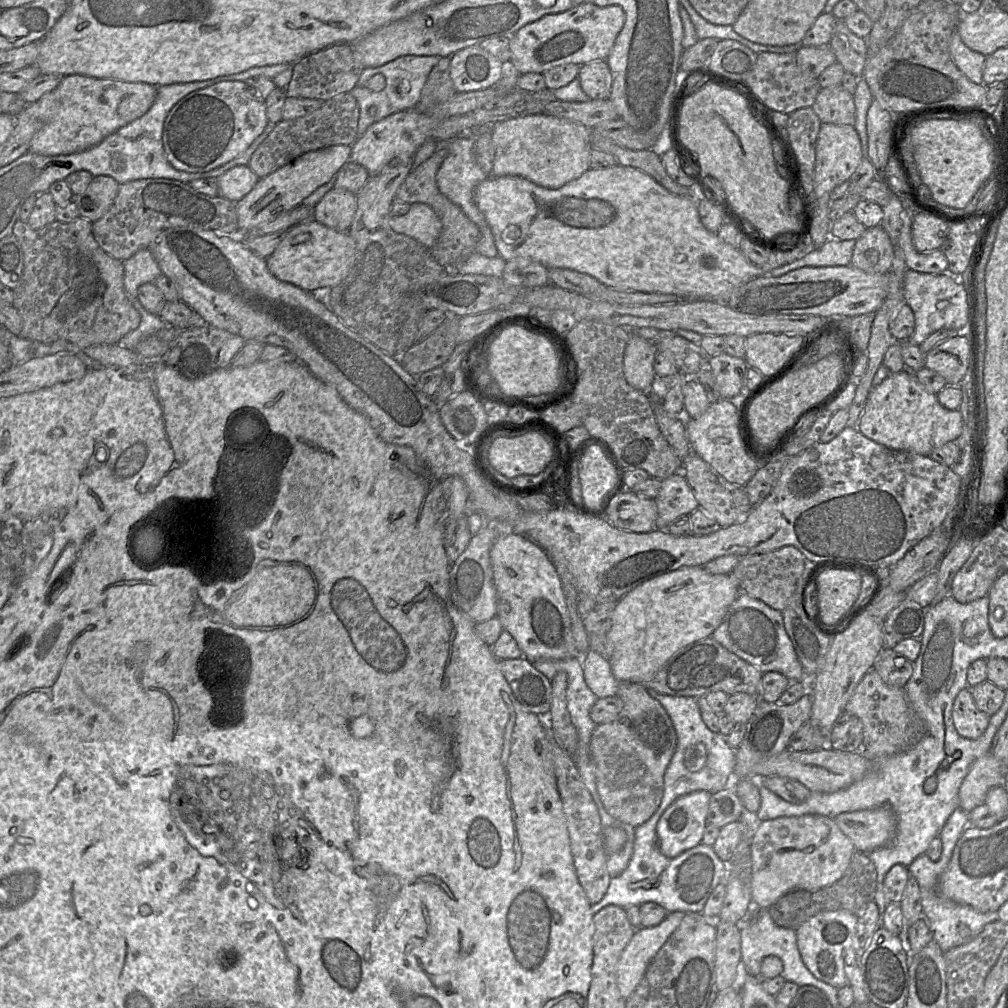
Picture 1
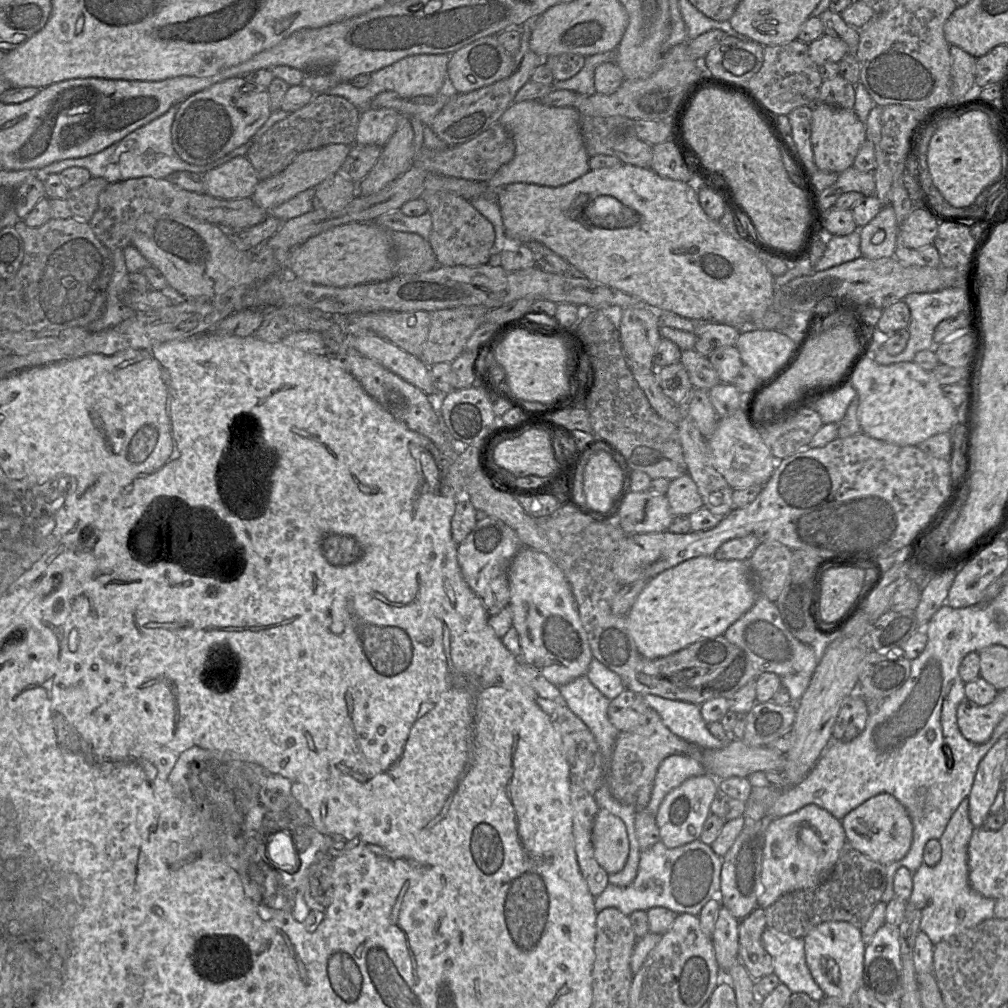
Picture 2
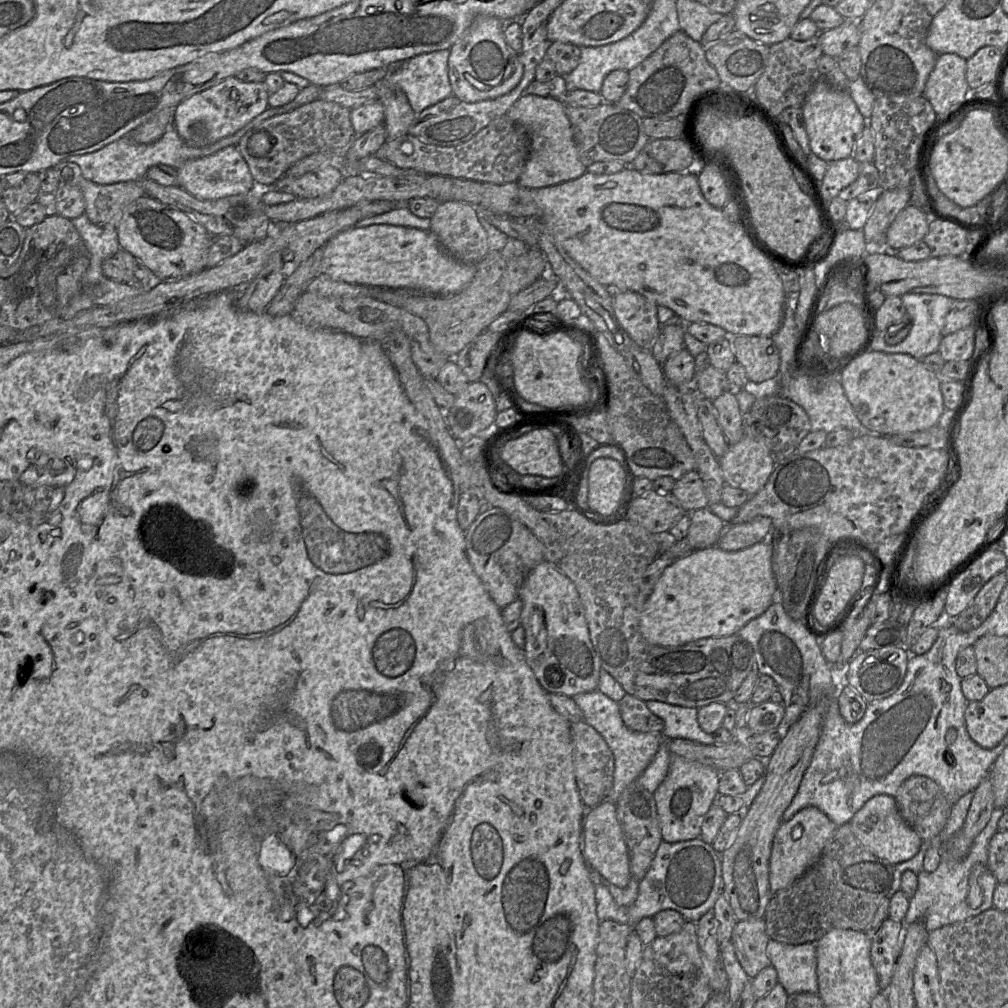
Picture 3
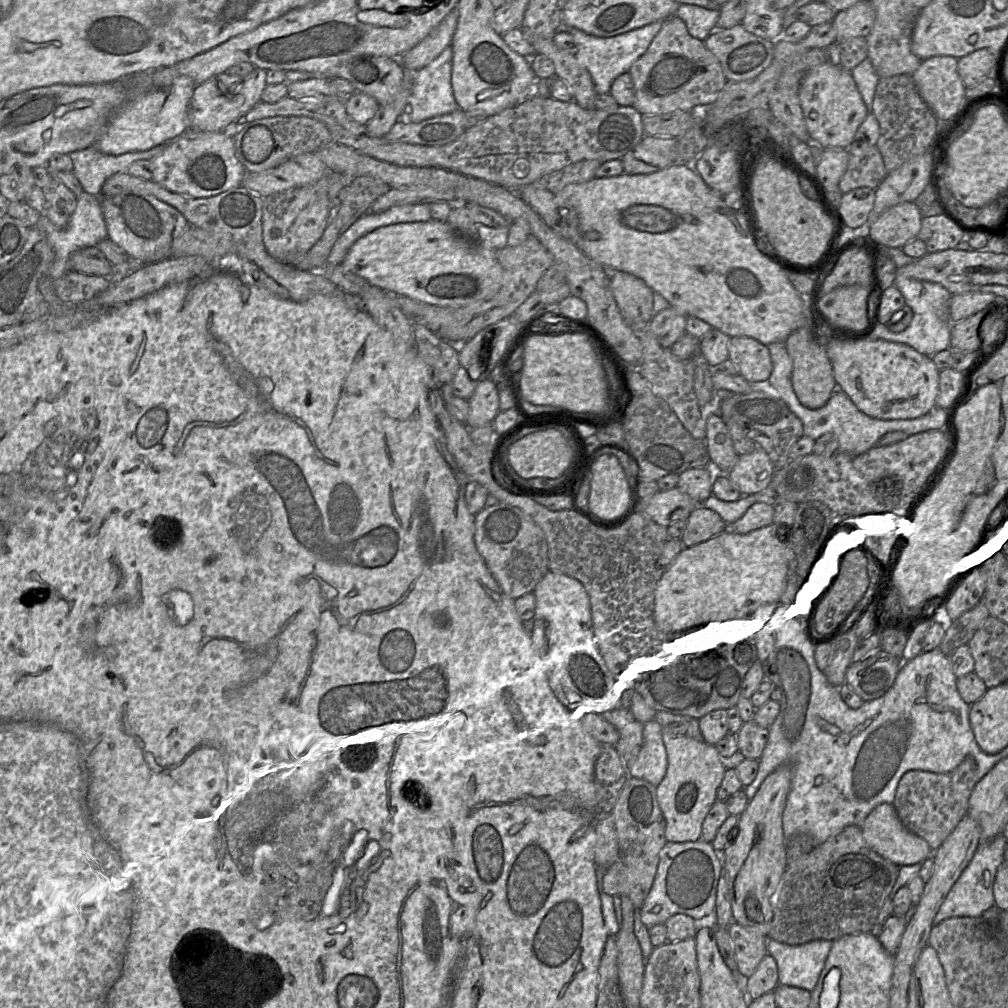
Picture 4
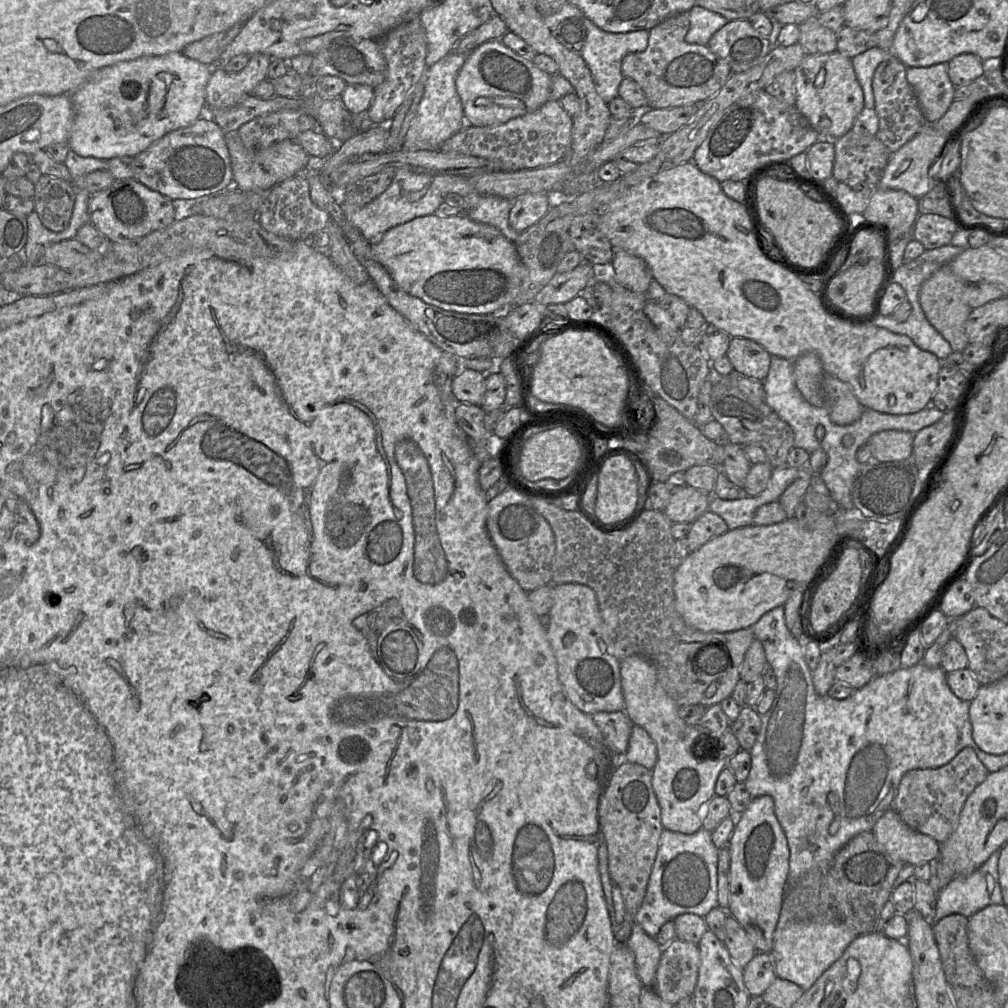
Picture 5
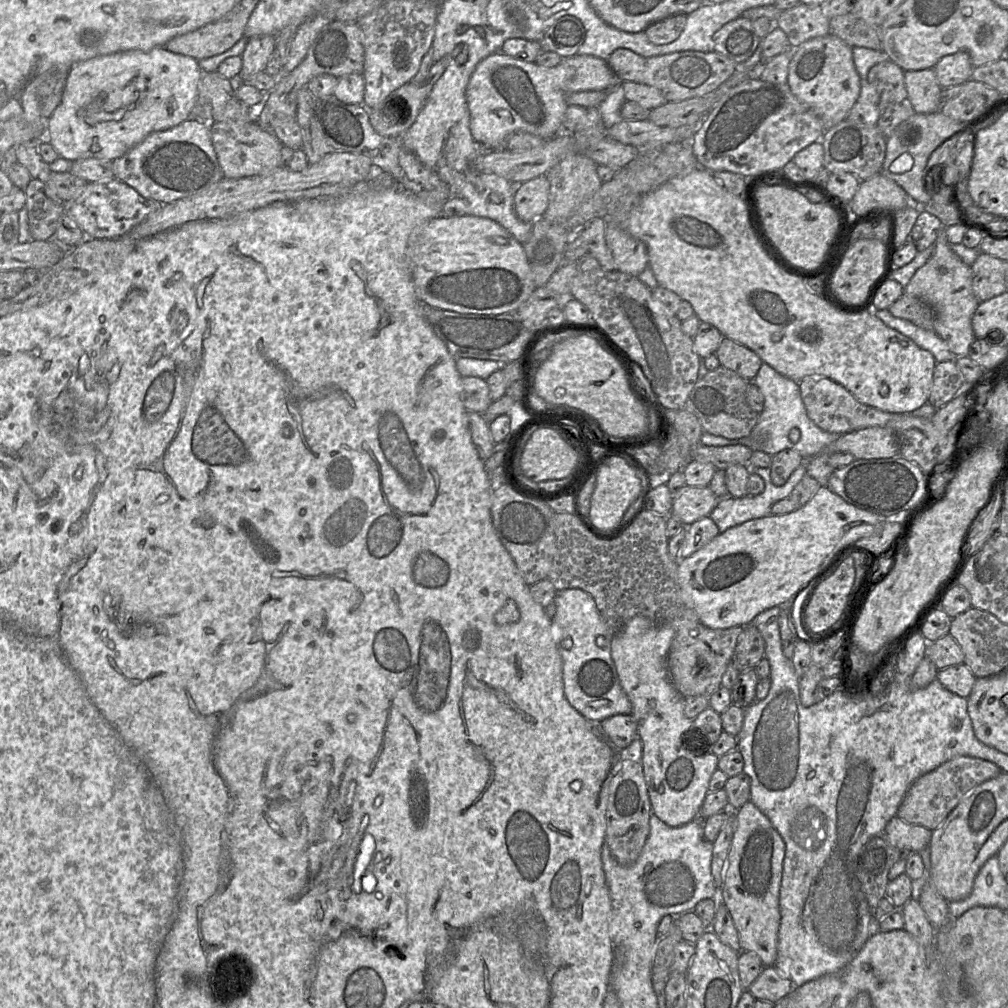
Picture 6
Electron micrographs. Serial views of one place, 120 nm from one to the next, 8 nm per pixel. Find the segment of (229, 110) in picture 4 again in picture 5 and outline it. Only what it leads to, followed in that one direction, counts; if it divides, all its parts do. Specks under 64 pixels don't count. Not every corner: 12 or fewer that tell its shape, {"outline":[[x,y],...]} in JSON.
{"outline":[[249,56],[239,72],[214,67],[209,110],[230,108],[267,79],[271,57]]}

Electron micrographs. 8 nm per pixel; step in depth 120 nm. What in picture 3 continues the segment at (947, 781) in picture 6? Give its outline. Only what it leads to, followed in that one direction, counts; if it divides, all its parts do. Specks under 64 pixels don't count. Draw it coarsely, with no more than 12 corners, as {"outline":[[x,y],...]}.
{"outline":[[907,778],[895,800],[922,841],[942,834],[954,805],[934,780]]}

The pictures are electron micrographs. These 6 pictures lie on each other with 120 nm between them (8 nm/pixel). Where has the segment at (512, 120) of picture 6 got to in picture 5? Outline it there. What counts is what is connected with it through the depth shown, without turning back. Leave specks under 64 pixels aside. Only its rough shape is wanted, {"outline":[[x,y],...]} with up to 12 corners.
{"outline":[[500,40],[455,79],[466,124],[499,125],[550,100],[551,78]]}

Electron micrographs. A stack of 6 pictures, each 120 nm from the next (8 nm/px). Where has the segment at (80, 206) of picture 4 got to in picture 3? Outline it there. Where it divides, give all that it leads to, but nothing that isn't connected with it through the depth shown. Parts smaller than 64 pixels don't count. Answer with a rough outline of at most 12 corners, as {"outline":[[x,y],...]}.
{"outline":[[85,213],[71,222],[90,253],[86,287],[104,278],[102,263],[121,249],[117,228]]}

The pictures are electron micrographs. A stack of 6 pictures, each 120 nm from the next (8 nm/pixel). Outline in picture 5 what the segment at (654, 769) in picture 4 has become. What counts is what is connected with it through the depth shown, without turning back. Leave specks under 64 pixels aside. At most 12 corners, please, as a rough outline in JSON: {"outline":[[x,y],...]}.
{"outline":[[633,725],[622,761],[651,771],[657,747],[645,729]]}

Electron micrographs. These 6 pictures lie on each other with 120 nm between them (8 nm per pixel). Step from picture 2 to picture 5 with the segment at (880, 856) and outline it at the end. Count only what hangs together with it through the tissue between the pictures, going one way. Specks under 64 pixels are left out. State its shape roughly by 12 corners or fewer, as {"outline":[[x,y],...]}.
{"outline":[[888,809],[872,828],[894,859],[936,861],[940,844]]}

